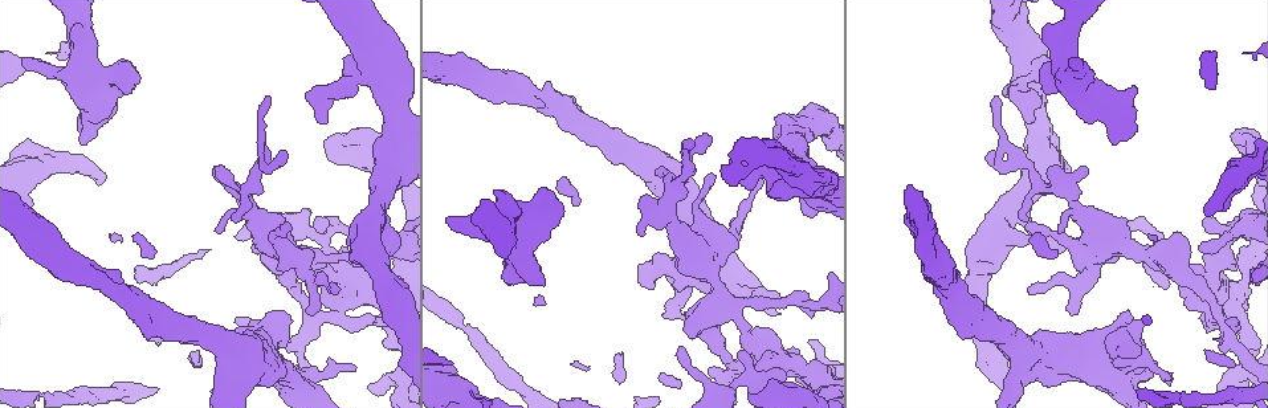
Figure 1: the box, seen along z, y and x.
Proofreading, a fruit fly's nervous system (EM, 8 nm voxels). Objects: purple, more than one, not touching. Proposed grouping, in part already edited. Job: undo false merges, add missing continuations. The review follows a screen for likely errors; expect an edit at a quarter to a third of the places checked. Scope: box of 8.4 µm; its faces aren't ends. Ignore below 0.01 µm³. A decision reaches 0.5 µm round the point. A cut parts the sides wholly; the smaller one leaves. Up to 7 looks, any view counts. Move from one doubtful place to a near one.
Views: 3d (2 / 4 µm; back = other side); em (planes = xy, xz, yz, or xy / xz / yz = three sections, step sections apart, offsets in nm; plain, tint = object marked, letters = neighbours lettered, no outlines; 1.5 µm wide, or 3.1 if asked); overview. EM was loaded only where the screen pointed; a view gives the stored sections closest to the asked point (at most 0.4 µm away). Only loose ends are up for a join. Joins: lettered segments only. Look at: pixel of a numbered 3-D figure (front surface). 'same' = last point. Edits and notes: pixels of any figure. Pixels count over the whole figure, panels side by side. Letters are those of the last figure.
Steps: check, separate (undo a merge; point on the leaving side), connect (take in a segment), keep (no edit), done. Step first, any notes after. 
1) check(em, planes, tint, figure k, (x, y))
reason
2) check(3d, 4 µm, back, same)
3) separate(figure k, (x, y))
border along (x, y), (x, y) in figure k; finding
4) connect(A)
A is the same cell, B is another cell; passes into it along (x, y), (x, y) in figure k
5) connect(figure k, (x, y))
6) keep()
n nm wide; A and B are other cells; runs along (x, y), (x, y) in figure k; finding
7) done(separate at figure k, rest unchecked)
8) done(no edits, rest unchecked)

check(3d, 2 µm, figure 1, (446, 217))

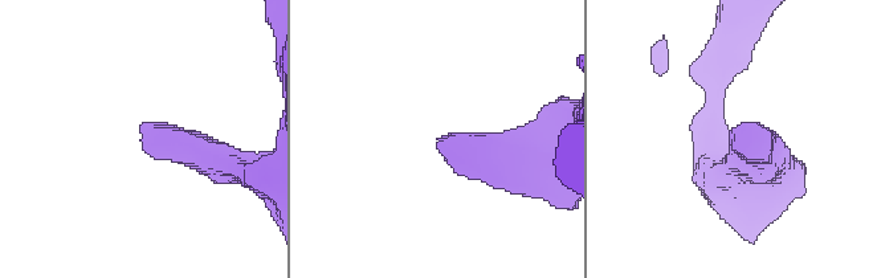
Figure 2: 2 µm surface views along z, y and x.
check(em, planes, tint, figure 2, (742, 122))
now the EM

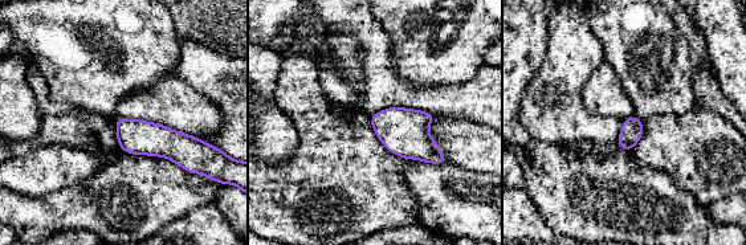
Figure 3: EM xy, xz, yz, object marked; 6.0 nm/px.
check(em, planes, letters, same)

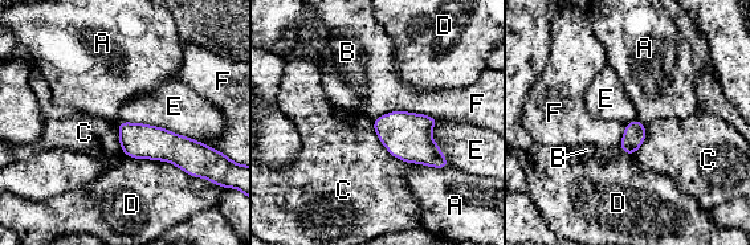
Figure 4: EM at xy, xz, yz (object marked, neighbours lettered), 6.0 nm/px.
keep()
A, B, C, D, E and F are other cells; border along (119, 121), (164, 127), (198, 141) in figure 4; none of them fits

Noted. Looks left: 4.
check(em, yz, step 4, tint, figure 1, (454, 370))
free end

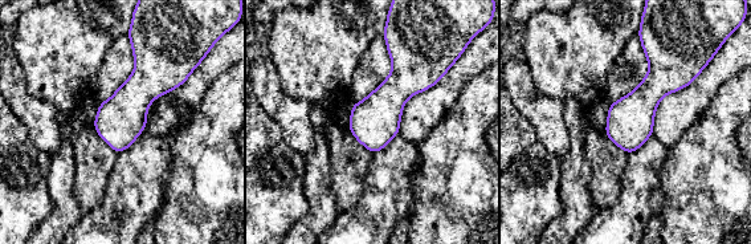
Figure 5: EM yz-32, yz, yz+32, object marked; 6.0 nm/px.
check(em, yz, step 4, letters, same)

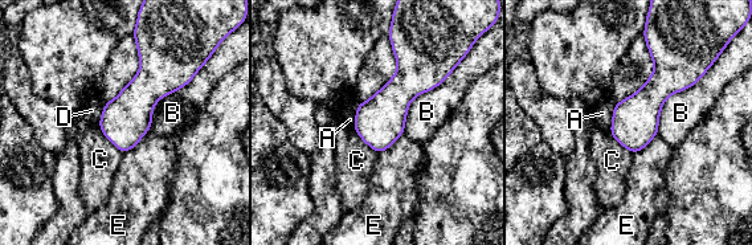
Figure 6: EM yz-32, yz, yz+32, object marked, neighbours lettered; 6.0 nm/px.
keep()
280 nm wide; A, B, C, D and E are other cells; border along (614, 103), (609, 133) in figure 6; no lettered segment goes on from it

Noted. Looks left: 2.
check(3d, 2 µm, figure 1, (252, 202))
sharp bend

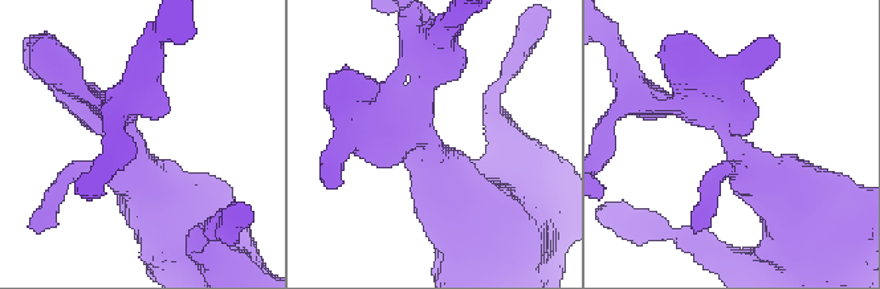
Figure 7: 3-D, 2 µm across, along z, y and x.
check(em, planes, letters, figure 7, (421, 139))

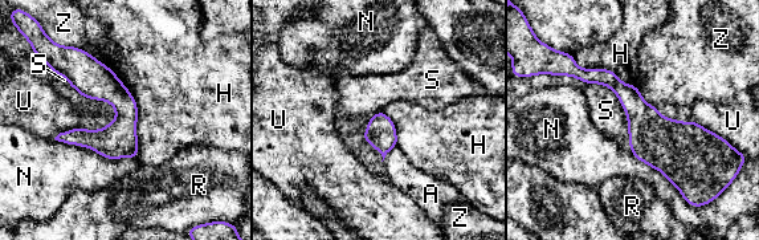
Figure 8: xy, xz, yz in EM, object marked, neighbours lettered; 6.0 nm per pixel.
keep()
A, H, N, R, S, U and Z are other cells; all the same neuron

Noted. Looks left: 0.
done(no edits, rest unchecked)

